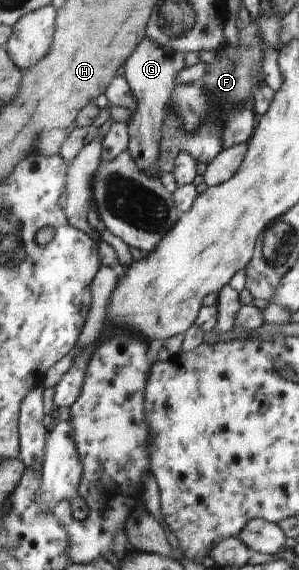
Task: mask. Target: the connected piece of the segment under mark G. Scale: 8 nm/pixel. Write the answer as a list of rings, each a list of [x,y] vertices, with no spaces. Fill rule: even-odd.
[[[143,38],[139,44],[139,51],[135,51],[135,55],[130,55],[131,59],[127,58],[127,67],[125,68],[124,78],[129,84],[131,93],[136,99],[136,110],[131,115],[131,124],[129,126],[129,153],[134,156],[139,169],[151,175],[161,176],[161,171],[156,163],[158,162],[159,150],[161,149],[162,139],[162,123],[165,121],[165,105],[168,105],[169,97],[173,97],[173,87],[176,86],[175,77],[181,69],[185,68],[184,54],[178,51],[173,51],[163,47],[159,43],[154,43],[152,39]]]

